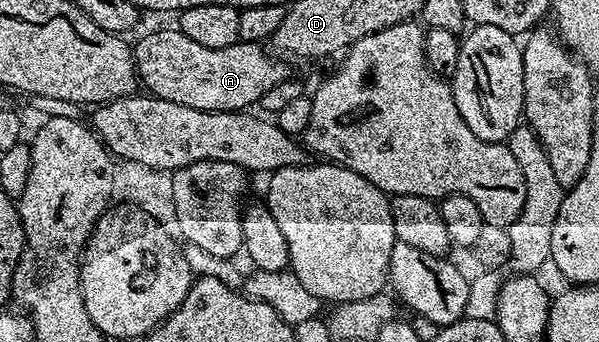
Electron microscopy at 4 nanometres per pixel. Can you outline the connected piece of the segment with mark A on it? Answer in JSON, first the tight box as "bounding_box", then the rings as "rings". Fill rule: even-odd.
{"bounding_box":[134,27,288,113],"rings":[[[166,27],[153,34],[140,36],[139,46],[134,46],[135,65],[138,78],[147,84],[146,92],[152,97],[160,97],[169,103],[181,103],[185,107],[193,107],[201,111],[217,113],[220,111],[247,111],[251,104],[259,103],[262,97],[273,87],[288,80],[287,65],[279,57],[263,50],[262,44],[254,41],[240,41],[237,45],[221,47],[201,47],[189,35],[185,35],[178,27]]]}

